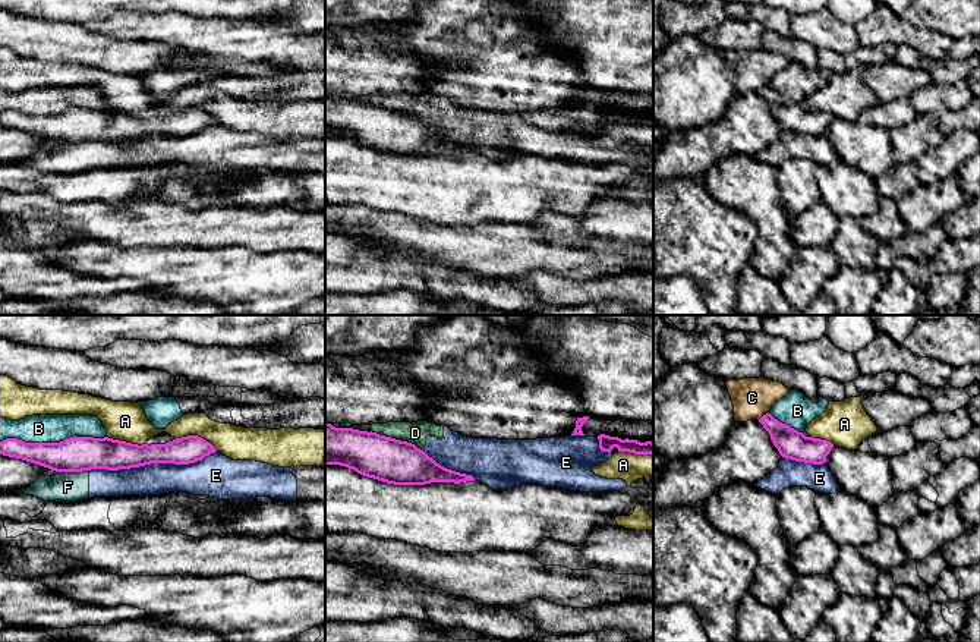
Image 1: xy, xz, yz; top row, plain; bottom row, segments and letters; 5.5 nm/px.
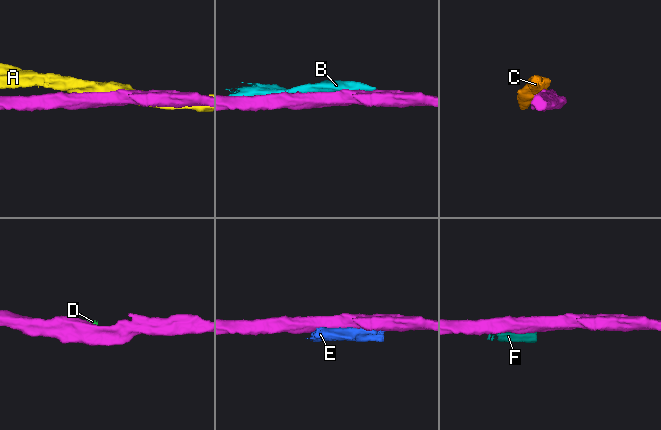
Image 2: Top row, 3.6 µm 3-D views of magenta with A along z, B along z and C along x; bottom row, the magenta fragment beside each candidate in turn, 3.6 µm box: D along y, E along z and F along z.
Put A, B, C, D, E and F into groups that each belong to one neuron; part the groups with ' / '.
A / B / C / D E F

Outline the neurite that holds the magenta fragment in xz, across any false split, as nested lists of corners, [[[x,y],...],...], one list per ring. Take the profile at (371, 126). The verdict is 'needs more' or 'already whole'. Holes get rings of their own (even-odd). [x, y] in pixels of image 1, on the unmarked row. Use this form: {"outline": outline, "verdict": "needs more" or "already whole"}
{"outline": [[[325,95],[325,136],[346,138],[394,157],[475,152],[472,147],[441,138],[412,114],[331,95]]], "verdict": "already whole"}

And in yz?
{"outline": [[[771,85],[763,86],[759,94],[769,104],[773,117],[785,130],[822,136],[834,119],[828,111],[806,108],[803,104],[779,94]]], "verdict": "already whole"}

